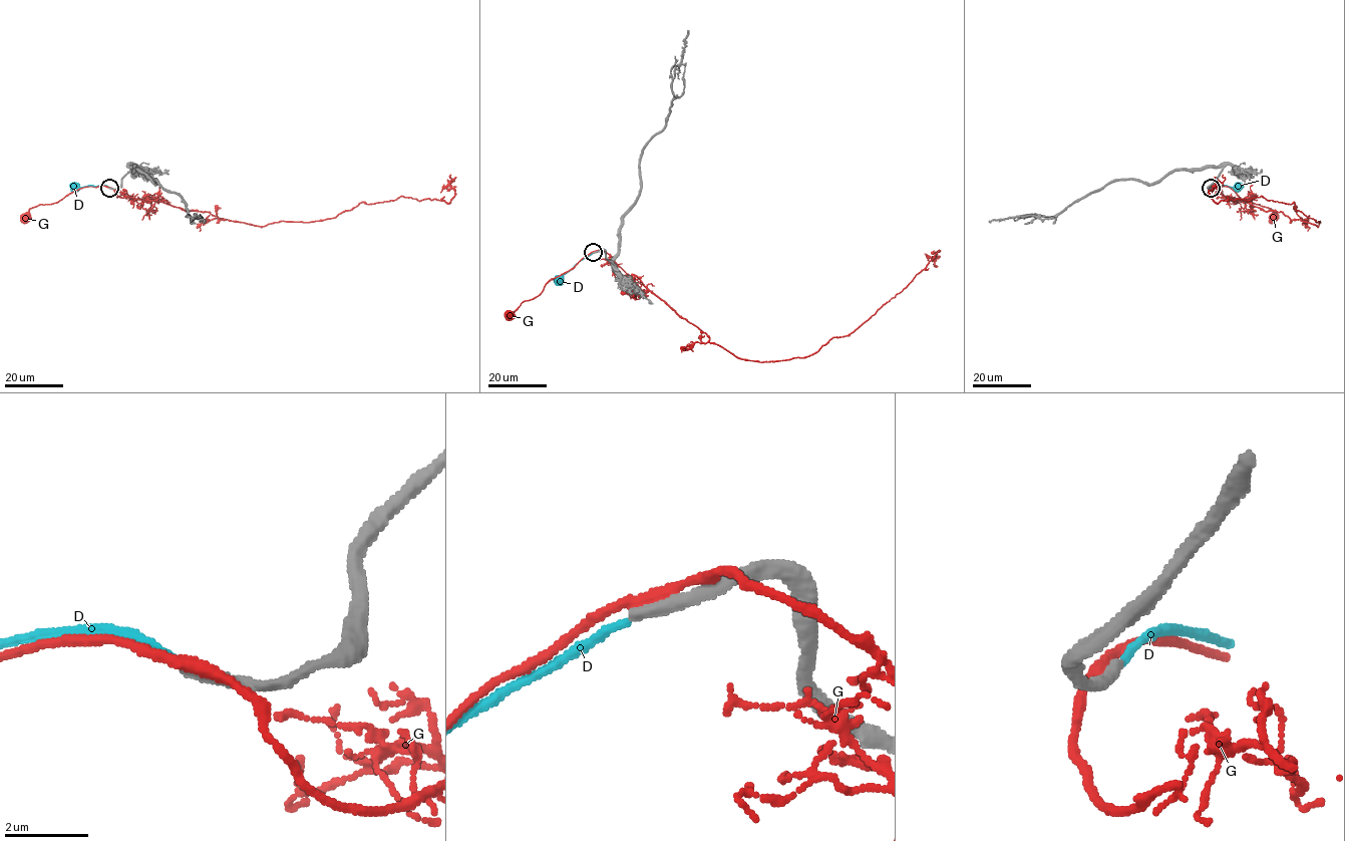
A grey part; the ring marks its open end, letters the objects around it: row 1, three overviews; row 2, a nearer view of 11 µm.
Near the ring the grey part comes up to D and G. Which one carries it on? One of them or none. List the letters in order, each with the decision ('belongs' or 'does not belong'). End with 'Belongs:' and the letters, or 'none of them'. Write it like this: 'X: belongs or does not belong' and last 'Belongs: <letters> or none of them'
D: does not belong
G: does not belong
Belongs: none of them

